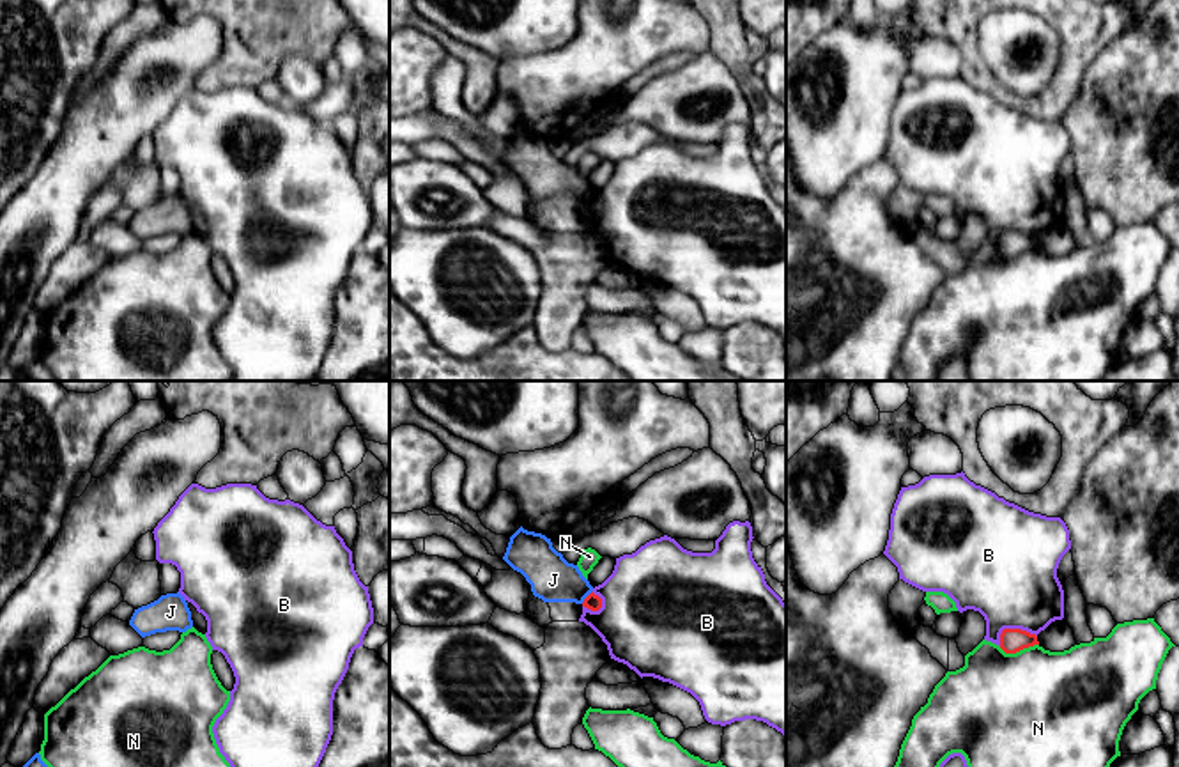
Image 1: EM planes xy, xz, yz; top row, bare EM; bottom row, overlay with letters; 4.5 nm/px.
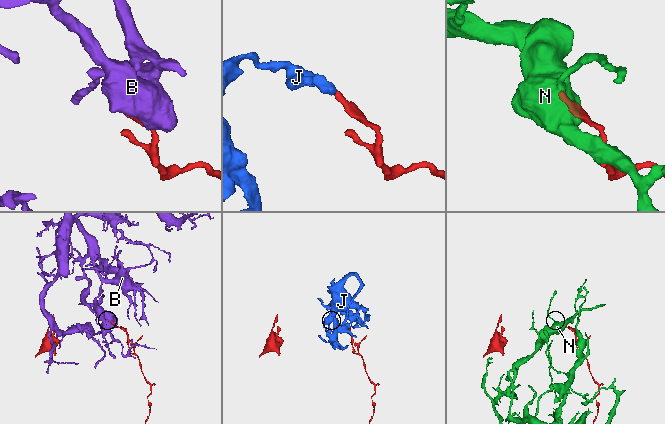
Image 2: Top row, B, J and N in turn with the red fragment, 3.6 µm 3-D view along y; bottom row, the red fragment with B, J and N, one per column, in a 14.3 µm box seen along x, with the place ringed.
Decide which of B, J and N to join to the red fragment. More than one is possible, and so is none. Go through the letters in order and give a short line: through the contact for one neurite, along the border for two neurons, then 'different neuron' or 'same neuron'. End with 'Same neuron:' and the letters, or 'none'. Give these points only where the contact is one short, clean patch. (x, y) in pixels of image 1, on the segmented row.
B: different neuron
J: xz (592, 590), (581, 603) | different neuron
N: different neuron
Same neuron: none

